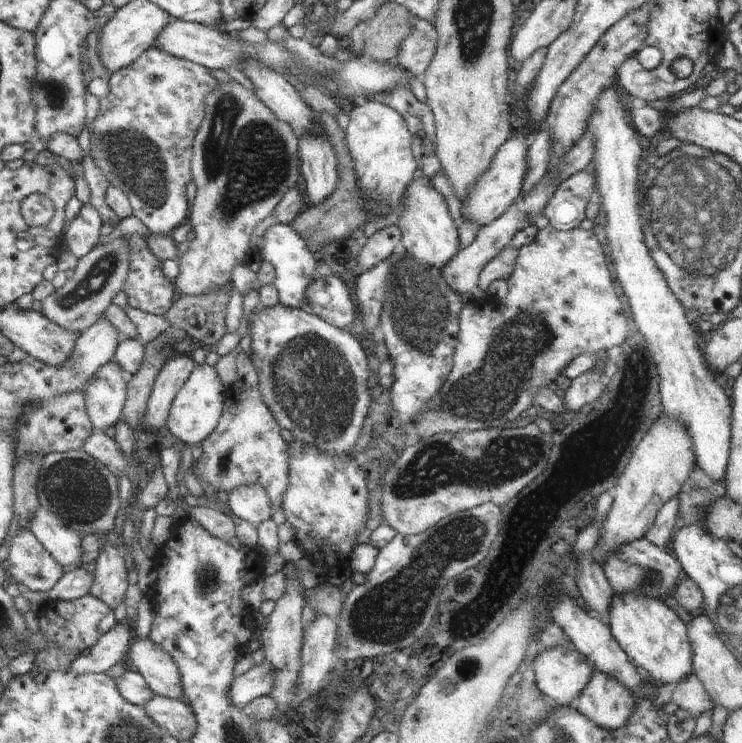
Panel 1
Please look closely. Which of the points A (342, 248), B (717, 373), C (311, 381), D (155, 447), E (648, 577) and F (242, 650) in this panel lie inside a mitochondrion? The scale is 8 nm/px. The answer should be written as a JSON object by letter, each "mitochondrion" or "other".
{"A":"other","B":"other","C":"mitochondrion","D":"other","E":"mitochondrion","F":"other"}

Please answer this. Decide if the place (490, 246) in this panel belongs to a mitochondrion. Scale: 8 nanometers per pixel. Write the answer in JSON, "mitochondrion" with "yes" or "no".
{"mitochondrion":"no"}

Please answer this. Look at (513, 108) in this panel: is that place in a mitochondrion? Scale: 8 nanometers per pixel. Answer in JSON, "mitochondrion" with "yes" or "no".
{"mitochondrion":"no"}

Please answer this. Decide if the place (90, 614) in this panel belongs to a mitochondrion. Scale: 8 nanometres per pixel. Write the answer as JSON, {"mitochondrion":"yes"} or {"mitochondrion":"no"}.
{"mitochondrion":"no"}

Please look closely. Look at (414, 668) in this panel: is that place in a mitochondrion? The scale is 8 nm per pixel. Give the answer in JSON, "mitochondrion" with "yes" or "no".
{"mitochondrion":"no"}

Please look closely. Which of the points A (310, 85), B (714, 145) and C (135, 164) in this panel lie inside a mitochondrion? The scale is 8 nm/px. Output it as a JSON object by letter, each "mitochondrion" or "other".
{"A":"other","B":"mitochondrion","C":"mitochondrion"}

